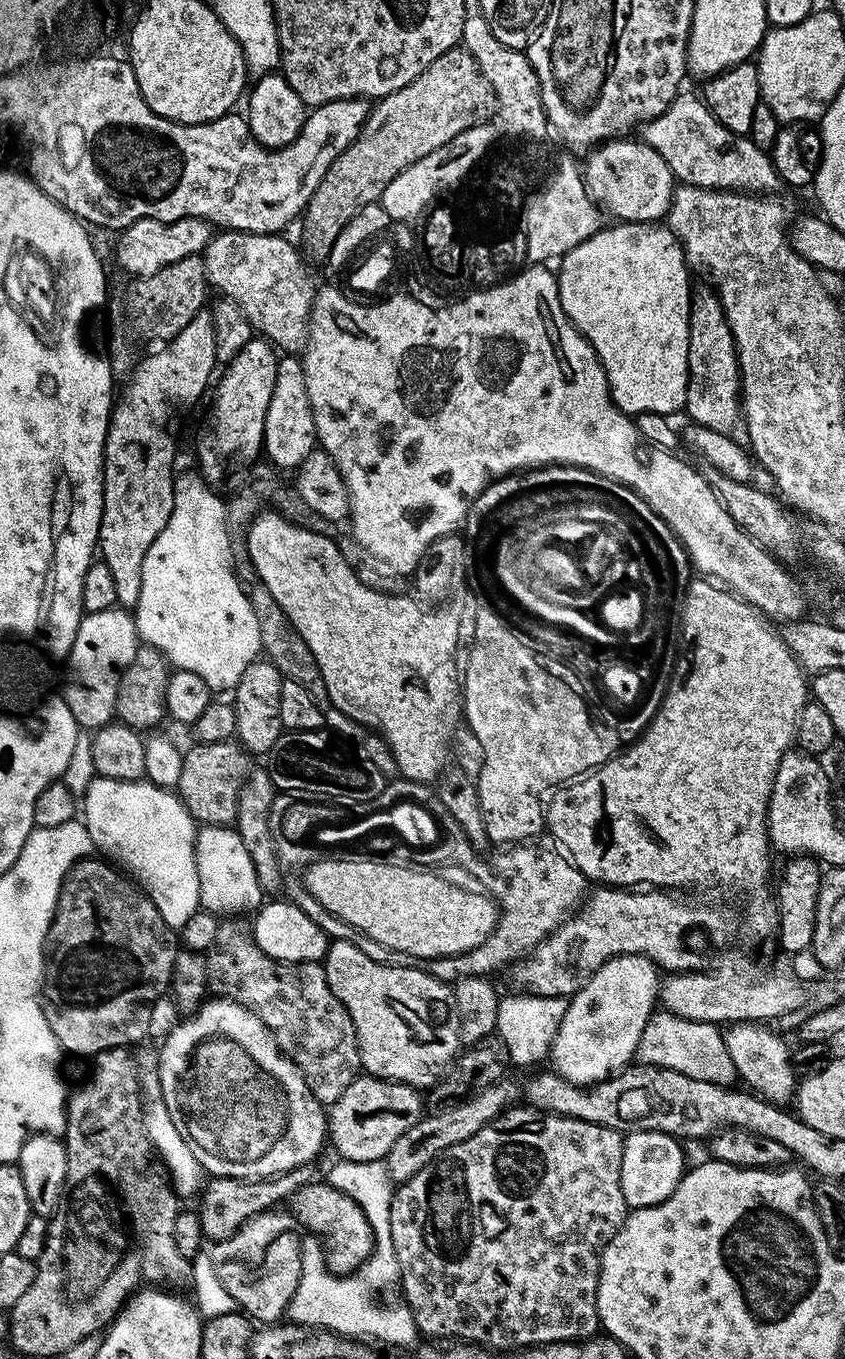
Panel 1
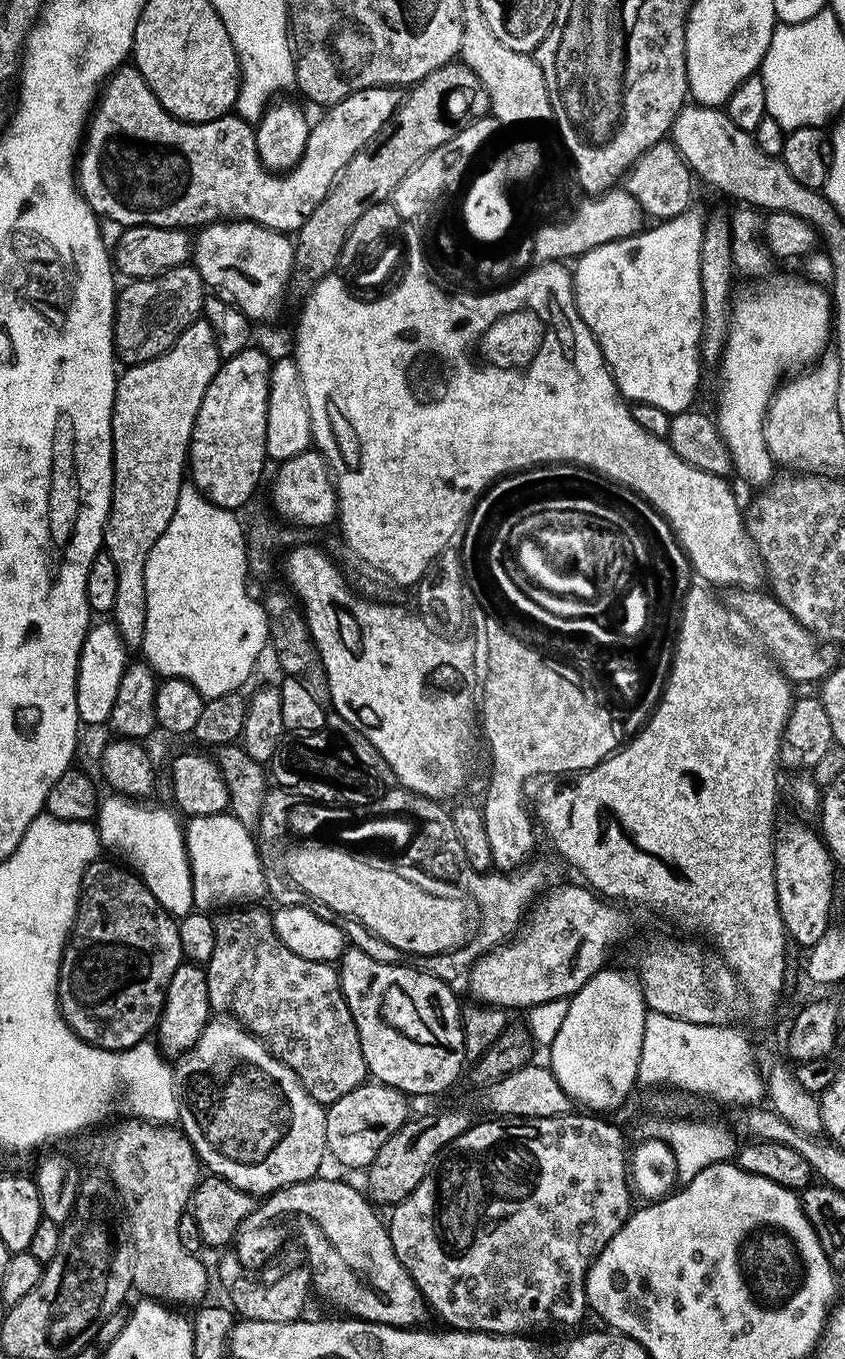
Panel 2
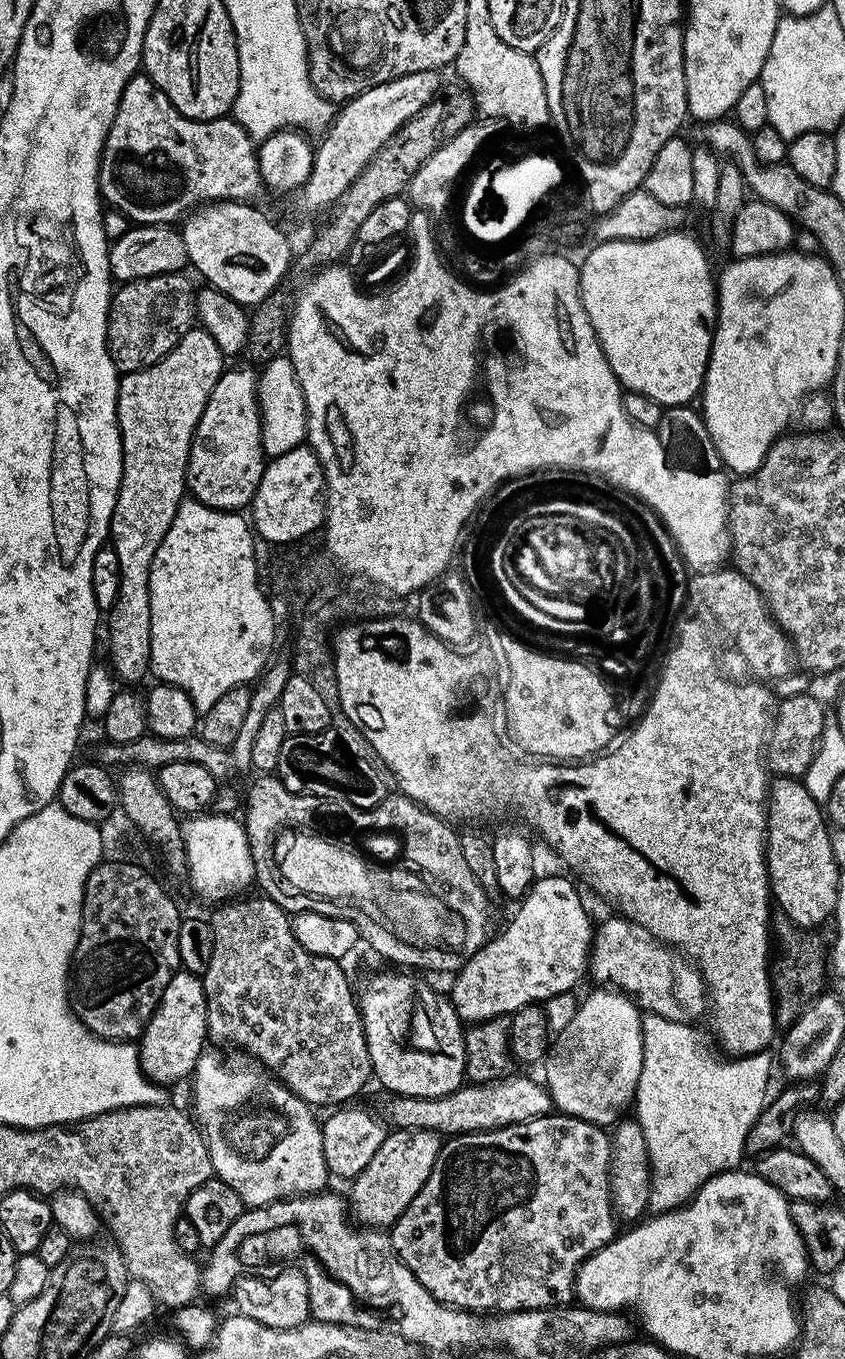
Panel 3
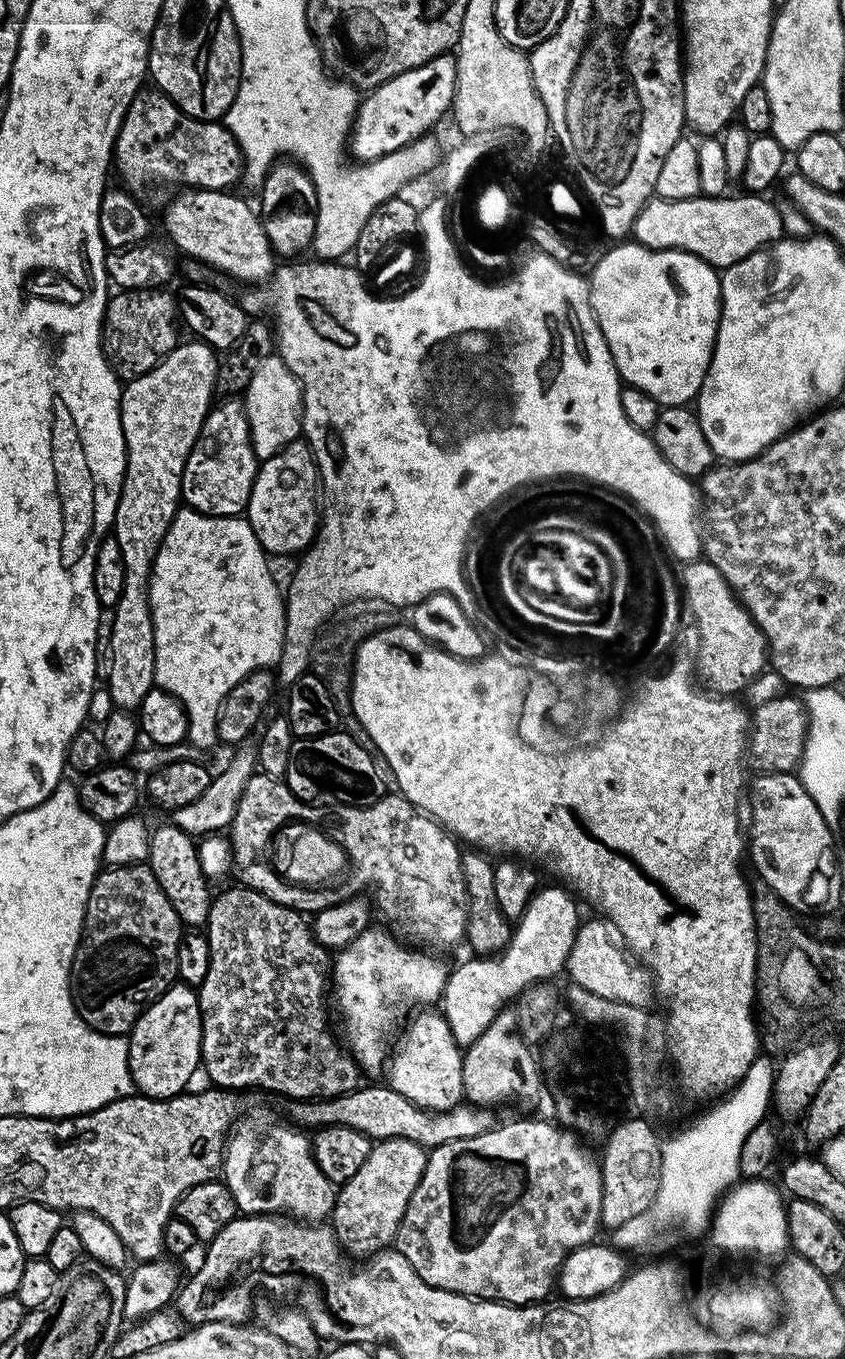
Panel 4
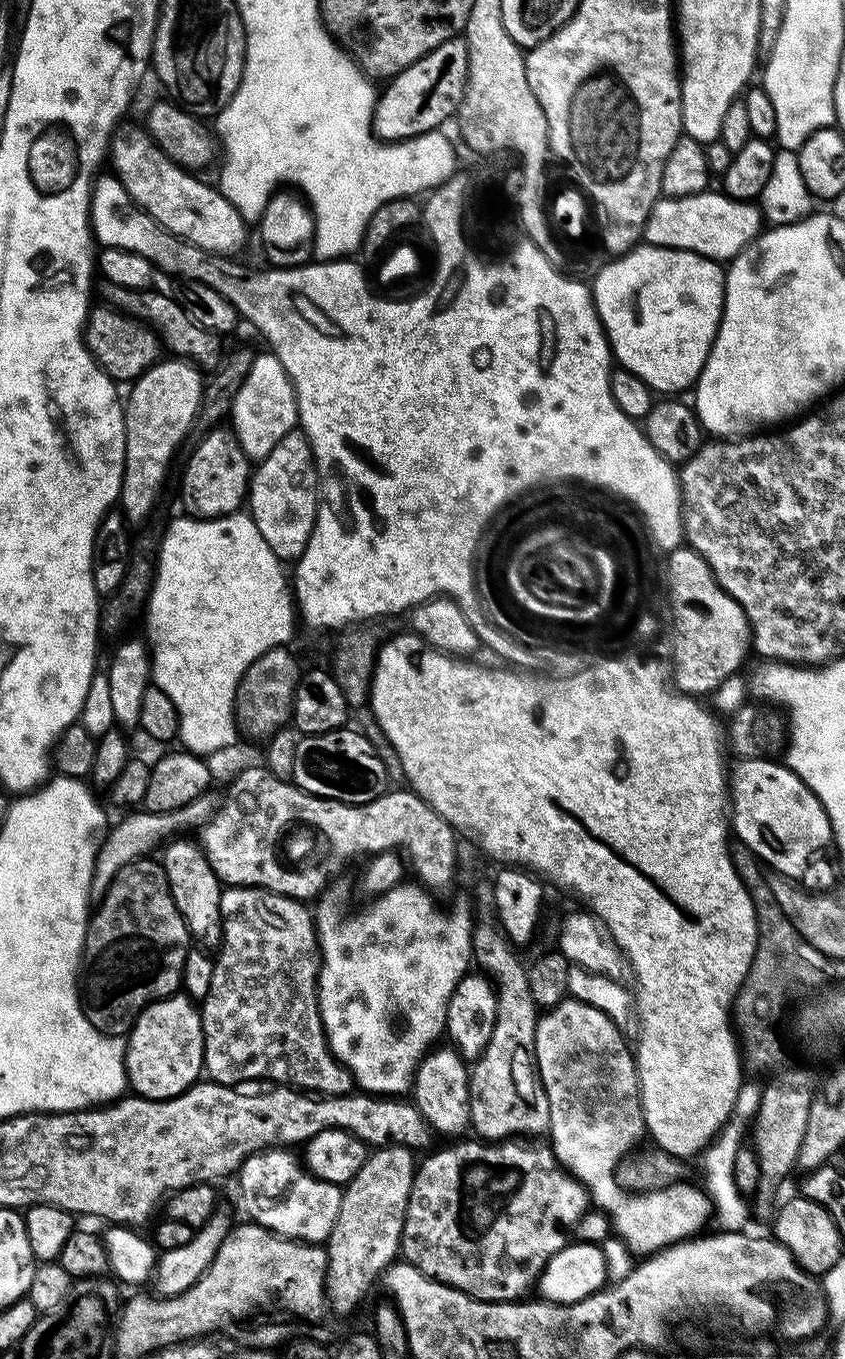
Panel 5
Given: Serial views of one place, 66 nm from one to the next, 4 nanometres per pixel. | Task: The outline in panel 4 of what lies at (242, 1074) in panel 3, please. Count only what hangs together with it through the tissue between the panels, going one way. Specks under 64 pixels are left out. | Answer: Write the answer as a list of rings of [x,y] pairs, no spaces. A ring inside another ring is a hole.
[[[256,1112],[243,1120],[231,1129],[222,1160],[222,1179],[234,1194],[237,1209],[250,1216],[283,1214],[303,1222],[331,1217],[338,1188],[312,1157],[309,1137],[295,1123],[279,1120],[272,1112]]]

